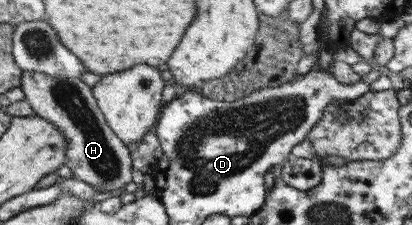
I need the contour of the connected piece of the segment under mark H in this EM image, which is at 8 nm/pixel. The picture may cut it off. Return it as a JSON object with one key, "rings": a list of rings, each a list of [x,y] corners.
{"rings":[[[23,72],[21,85],[19,86],[24,94],[25,100],[30,104],[32,110],[42,118],[49,120],[58,127],[58,130],[66,138],[67,159],[64,166],[68,166],[76,179],[82,179],[84,182],[91,184],[94,188],[103,186],[102,191],[111,192],[117,188],[125,187],[132,181],[131,153],[127,146],[120,140],[108,123],[105,116],[97,105],[96,97],[91,91],[91,87],[86,85],[83,80],[78,78],[52,78],[40,72]]]}

